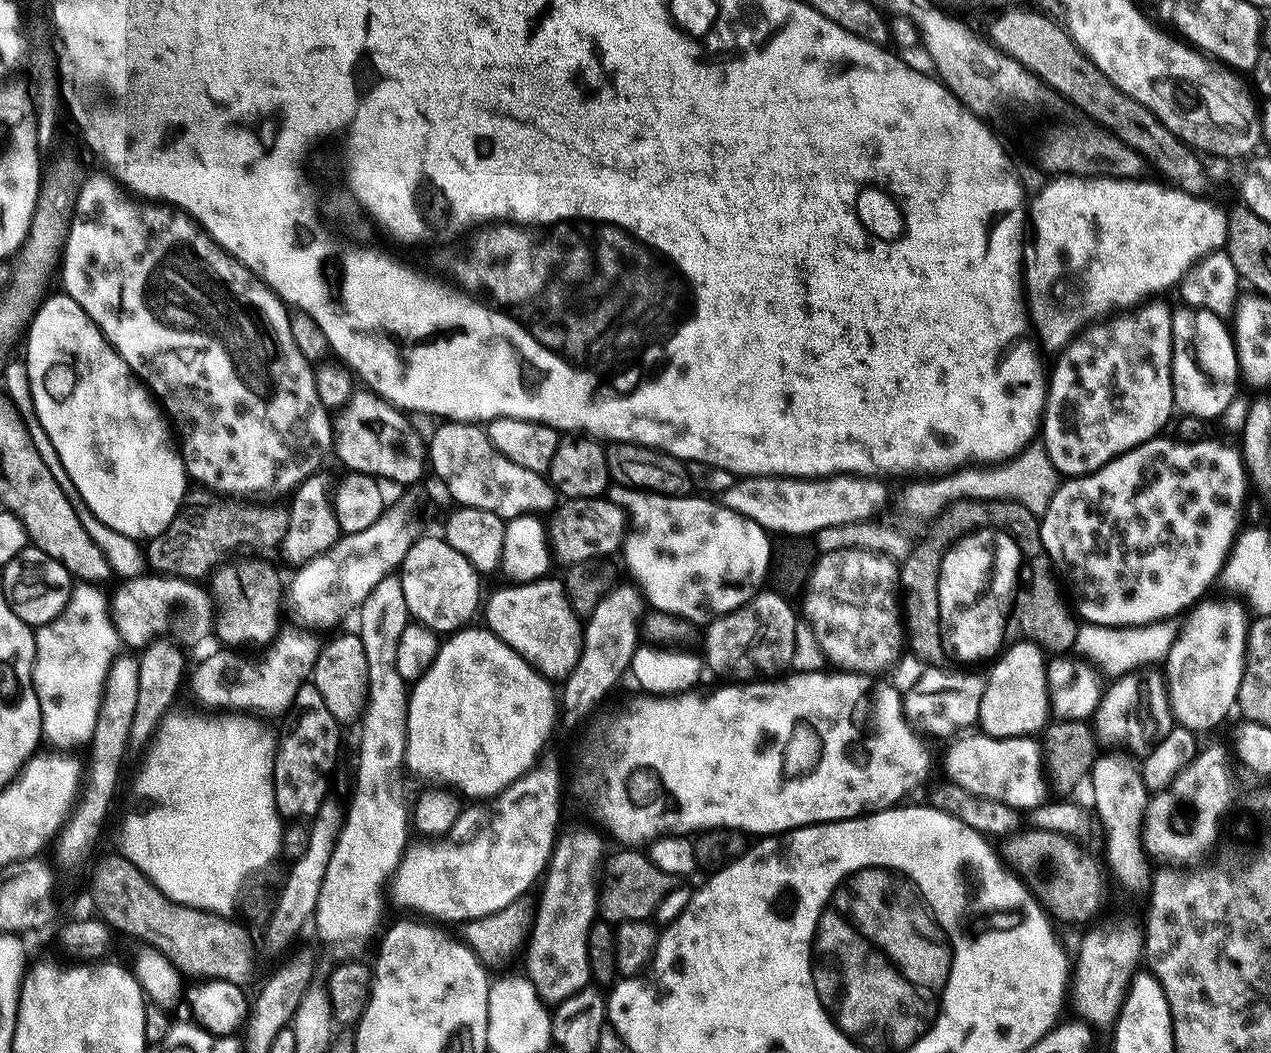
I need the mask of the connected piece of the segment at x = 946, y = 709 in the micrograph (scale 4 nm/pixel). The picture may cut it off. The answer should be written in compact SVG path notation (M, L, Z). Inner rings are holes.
M925 667L923 671L924 673L917 678L916 685L908 693L905 691L902 696L904 714L908 718L908 723L919 729L921 733L929 732L932 736L948 736L947 738L971 729L968 727L971 724L975 725L980 719L985 677L975 676L972 673L975 671L972 670L948 672L947 667Z

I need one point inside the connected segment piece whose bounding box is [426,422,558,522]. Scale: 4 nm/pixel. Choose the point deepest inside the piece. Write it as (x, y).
(478, 475)

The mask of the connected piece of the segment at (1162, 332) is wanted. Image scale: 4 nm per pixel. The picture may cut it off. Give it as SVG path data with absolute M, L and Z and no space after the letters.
M1152 298L1131 310L1121 311L1121 316L1113 320L1104 318L1088 324L1057 355L1060 357L1056 365L1053 368L1051 365L1048 398L1044 401L1042 443L1061 477L1086 476L1098 470L1114 457L1159 437L1168 419L1169 424L1173 419L1173 309L1160 300L1163 299Z

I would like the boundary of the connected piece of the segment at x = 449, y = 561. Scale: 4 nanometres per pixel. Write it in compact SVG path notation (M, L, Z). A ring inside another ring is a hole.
M421 535L406 554L403 561L398 567L398 575L402 582L402 591L406 598L406 606L408 607L408 615L415 623L425 624L437 634L451 634L467 625L472 615L477 615L478 609L482 604L482 596L480 600L480 580L481 573L476 571L474 566L470 566L470 562L466 562L466 558L462 558L462 554L458 554L458 550L454 550L454 546L450 546L439 535L427 536Z

